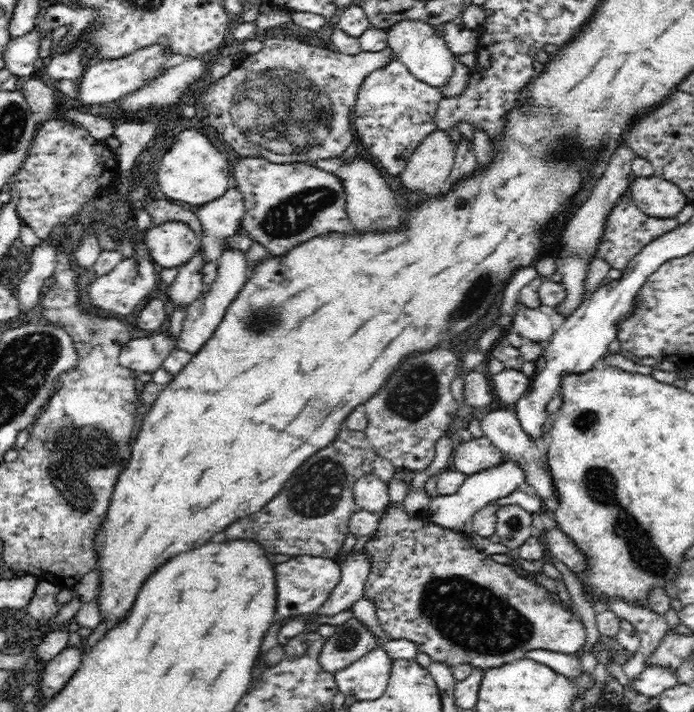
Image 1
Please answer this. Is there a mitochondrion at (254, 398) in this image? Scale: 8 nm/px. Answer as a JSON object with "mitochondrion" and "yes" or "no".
{"mitochondrion":"no"}

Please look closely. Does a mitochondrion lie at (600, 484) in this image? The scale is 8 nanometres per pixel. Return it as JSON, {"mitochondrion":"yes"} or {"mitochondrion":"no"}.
{"mitochondrion":"yes"}

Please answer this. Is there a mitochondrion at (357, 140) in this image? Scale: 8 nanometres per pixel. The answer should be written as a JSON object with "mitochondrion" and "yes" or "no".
{"mitochondrion":"no"}

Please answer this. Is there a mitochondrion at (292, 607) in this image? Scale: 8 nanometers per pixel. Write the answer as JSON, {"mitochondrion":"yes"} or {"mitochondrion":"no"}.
{"mitochondrion":"no"}

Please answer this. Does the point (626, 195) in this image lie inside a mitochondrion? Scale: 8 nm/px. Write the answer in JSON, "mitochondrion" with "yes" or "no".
{"mitochondrion":"no"}

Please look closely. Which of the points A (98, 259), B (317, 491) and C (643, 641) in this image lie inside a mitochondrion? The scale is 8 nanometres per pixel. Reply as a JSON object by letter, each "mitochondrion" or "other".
{"A":"other","B":"mitochondrion","C":"other"}

